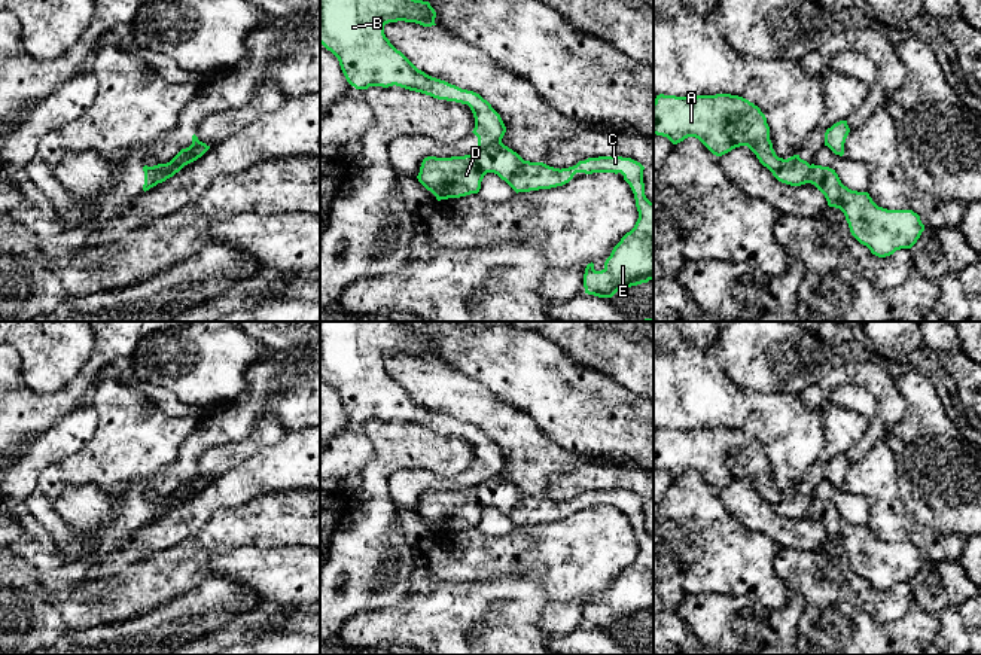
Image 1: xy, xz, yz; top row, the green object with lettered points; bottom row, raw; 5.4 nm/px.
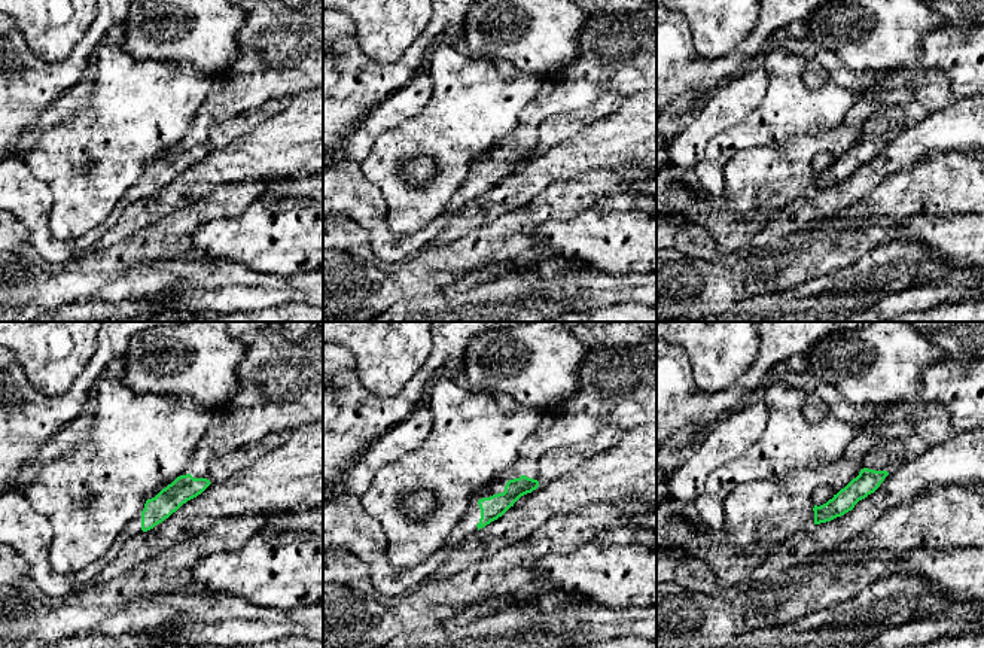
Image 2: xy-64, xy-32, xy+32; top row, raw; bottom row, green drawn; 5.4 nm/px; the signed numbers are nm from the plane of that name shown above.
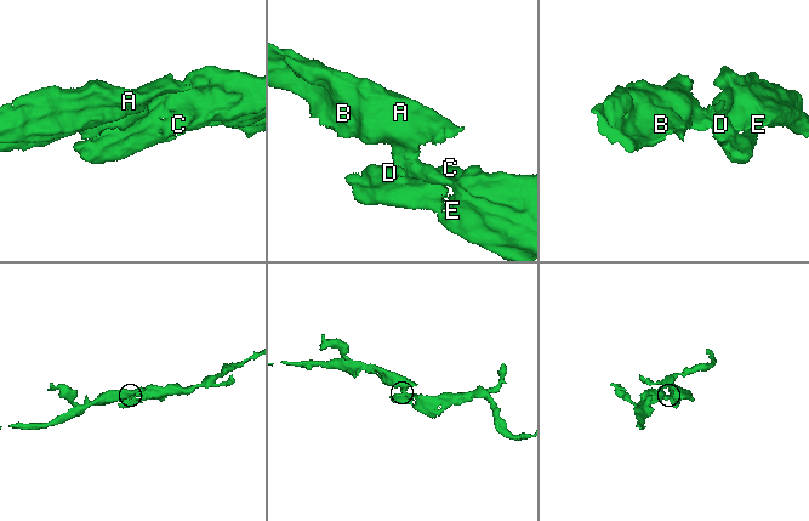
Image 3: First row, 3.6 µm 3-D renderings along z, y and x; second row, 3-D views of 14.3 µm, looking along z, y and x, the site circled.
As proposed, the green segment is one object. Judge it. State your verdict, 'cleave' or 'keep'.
cleave

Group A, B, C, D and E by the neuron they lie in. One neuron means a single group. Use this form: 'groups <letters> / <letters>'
groups A B / C D E

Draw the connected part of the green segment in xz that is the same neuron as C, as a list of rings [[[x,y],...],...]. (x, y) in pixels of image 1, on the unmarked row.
[[[500,475],[472,488],[427,490],[417,512],[441,534],[478,527],[487,506],[497,508],[517,527],[563,520],[576,506],[621,506],[634,527],[639,552],[613,581],[604,601],[595,604],[591,595],[584,607],[585,627],[612,631],[619,622],[654,613],[654,536],[645,528],[643,503],[640,496],[622,490],[588,491],[560,503],[543,496],[524,494]]]

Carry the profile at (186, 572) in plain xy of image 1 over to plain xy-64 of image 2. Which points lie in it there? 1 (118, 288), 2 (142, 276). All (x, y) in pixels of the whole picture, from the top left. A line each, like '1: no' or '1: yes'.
1: no
2: no

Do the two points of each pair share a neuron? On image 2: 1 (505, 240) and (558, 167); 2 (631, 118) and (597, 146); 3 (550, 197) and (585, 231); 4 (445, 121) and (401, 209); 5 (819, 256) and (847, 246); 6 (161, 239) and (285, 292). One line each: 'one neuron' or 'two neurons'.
1: two neurons
2: one neuron
3: two neurons
4: one neuron
5: one neuron
6: two neurons

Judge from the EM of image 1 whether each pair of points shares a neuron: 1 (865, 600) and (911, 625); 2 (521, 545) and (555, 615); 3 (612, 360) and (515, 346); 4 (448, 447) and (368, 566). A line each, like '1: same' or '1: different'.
1: different
2: same
3: different
4: same

